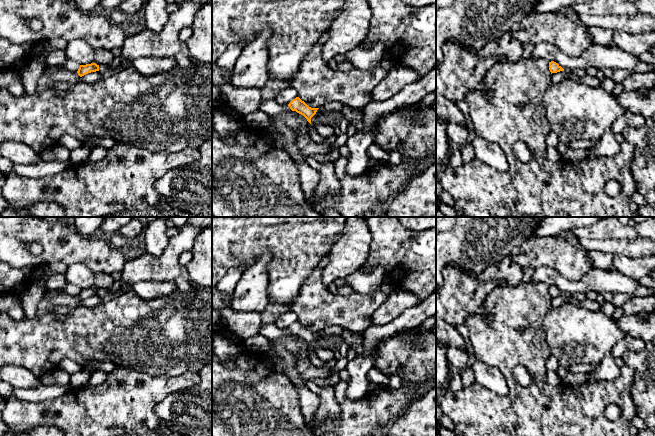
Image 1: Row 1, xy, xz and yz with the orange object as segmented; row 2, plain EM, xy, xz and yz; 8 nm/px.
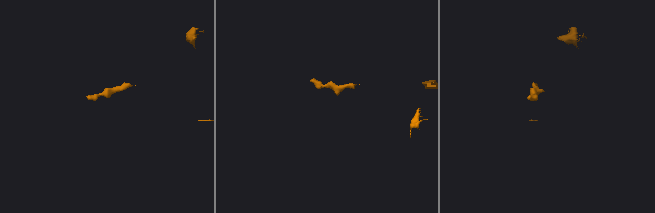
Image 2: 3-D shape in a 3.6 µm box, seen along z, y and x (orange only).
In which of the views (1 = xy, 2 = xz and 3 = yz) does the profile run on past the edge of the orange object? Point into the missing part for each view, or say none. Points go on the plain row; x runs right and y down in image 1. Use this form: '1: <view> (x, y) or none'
1: none
2: none
3: none

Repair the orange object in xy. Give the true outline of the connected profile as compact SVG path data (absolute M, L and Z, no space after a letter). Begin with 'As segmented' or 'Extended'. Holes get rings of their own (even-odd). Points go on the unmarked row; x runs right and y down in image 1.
As segmented. M91 287L86 289L80 289L77 297L80 301L82 301L88 297L96 295L99 295L99 289L97 289L96 287Z

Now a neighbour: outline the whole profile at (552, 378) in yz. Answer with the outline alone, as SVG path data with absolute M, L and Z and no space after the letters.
M547 371L545 376L546 382L551 386L559 386L562 384L557 372Z

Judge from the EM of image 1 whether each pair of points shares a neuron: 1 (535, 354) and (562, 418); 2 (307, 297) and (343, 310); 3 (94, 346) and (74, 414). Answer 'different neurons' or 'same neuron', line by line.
1: same neuron
2: same neuron
3: different neurons

